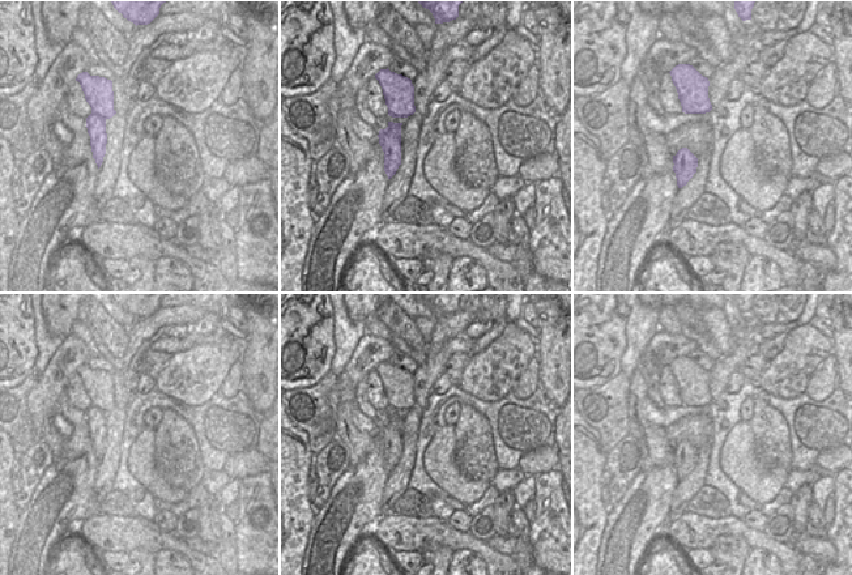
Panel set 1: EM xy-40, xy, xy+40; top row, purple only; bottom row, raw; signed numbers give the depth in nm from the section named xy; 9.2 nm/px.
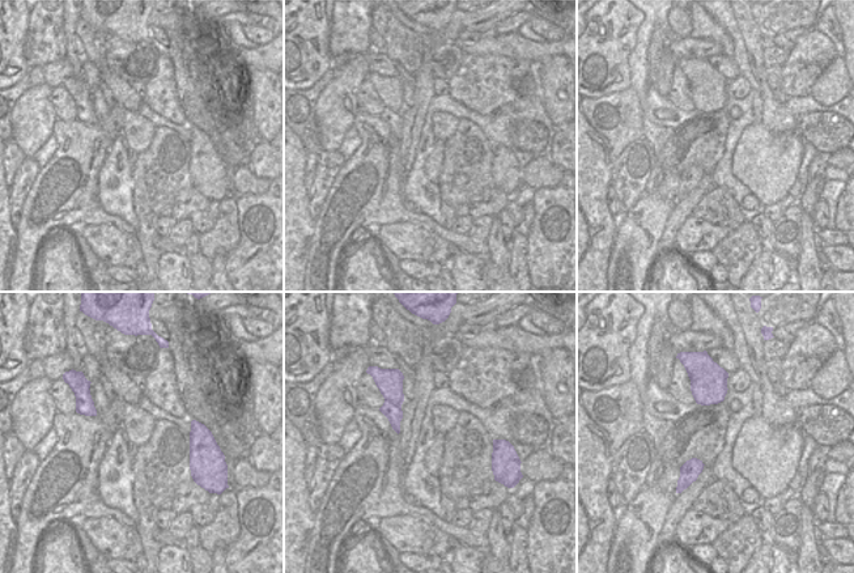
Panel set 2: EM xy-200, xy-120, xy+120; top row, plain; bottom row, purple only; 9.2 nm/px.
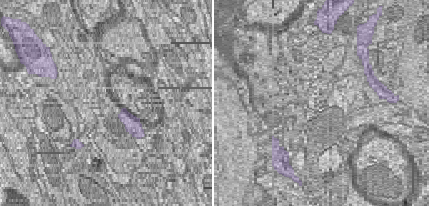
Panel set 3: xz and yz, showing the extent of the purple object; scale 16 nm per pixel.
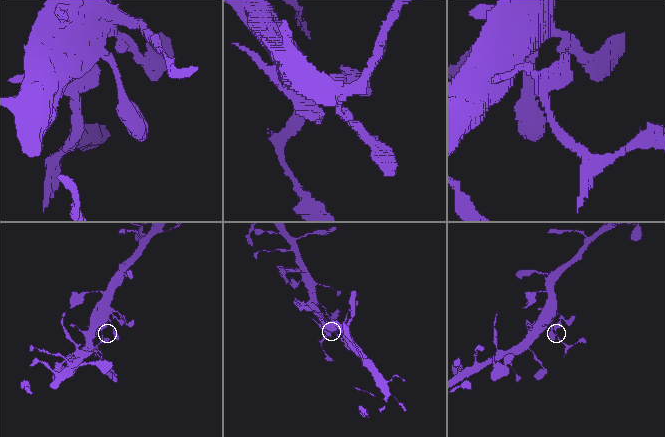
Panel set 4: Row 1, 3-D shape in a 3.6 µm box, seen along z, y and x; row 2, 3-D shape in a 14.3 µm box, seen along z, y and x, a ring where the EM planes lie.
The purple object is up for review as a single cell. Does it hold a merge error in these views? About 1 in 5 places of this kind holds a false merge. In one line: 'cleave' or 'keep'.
cleave

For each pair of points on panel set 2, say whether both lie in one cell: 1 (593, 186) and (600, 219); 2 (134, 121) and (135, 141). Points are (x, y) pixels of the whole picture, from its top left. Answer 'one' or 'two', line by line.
1: one
2: one

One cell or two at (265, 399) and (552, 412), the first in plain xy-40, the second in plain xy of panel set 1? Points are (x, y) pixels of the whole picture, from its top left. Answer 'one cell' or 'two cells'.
two cells

